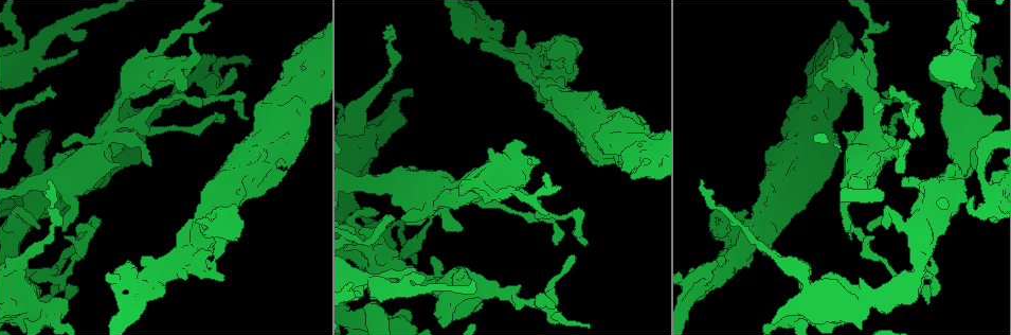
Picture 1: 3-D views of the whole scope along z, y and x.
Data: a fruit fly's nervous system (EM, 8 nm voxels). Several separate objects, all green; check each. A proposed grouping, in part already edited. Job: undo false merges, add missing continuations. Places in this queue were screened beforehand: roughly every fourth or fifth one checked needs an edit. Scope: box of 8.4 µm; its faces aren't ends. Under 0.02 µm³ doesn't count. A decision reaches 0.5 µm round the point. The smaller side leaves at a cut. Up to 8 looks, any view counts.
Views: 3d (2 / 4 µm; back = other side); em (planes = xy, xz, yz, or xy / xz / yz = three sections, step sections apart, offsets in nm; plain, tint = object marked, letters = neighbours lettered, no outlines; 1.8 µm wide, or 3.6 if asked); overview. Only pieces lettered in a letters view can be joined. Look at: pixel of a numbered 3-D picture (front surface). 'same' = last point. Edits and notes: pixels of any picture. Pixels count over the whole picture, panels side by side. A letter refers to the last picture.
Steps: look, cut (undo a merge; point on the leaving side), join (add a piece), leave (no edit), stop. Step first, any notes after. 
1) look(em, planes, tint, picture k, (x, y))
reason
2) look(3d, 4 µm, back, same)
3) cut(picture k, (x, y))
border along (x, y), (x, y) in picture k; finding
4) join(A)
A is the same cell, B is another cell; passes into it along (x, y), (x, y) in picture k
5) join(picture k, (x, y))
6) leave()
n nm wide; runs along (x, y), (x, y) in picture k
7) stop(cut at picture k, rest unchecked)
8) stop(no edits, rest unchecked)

look(3d, 4 µm, back, picture 1, (994, 190))
sudden change in width

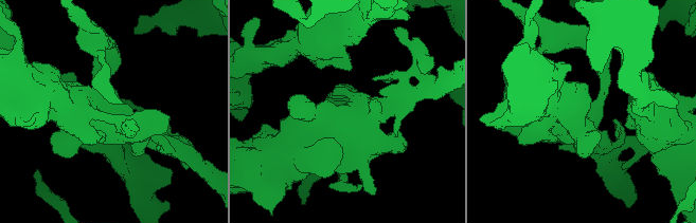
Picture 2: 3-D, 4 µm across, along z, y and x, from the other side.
look(em, 3.6 µm, planes, tint, picture 2, (114, 112))
4 arms

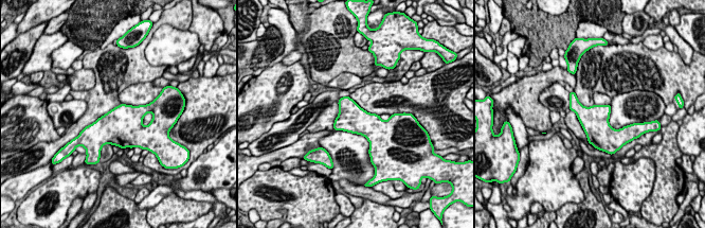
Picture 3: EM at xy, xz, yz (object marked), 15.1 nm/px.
look(em, 3.6 µm, planes, letters, same)

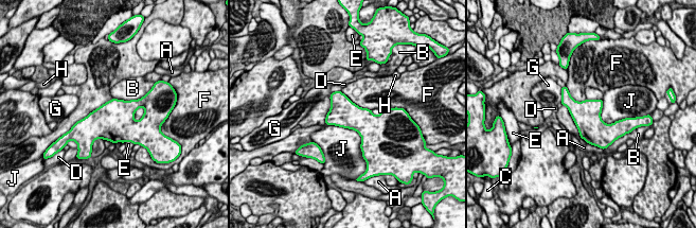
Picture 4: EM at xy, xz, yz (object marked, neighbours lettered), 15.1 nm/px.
leave()
A, B, C, D, E, F, G, H and J are other cells; border along (112, 98), (75, 123) in picture 4; all the same cell

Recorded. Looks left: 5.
look(em, yz, step 16, tint, picture 1, (40, 274))
four arms meet

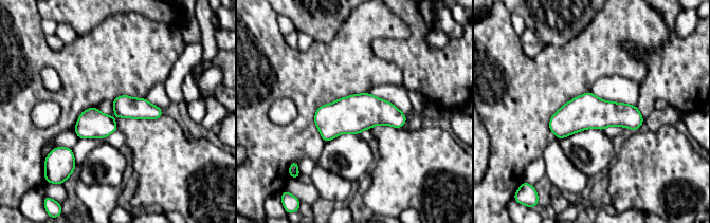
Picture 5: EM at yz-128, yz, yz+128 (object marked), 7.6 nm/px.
look(em, planes, letters, same)

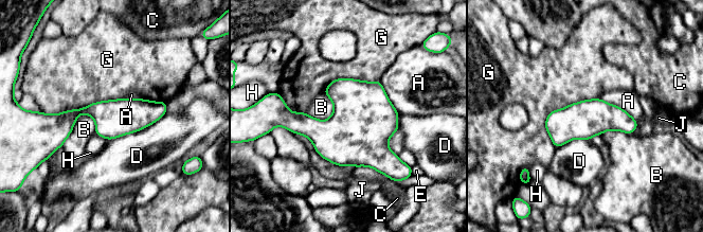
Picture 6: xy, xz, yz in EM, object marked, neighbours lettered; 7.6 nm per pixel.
leave()
G touches over 500 nm; A, B, C, D, E, G, H and J are other cells; border along (94, 120), (82, 113), (61, 146) in picture 6; all the same cell

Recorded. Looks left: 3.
look(3d, 4 µm, picture 1, (22, 60))
narrows sharply

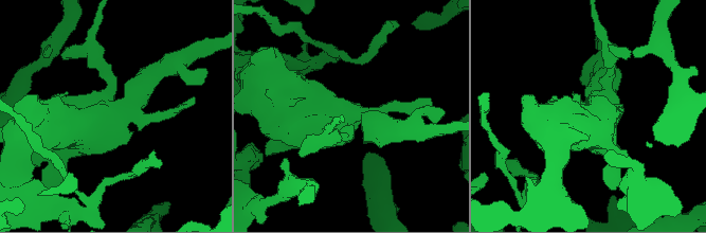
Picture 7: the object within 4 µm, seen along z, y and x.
look(em, 3.6 µm, planes, letters, picture 7, (351, 114))
now the EM

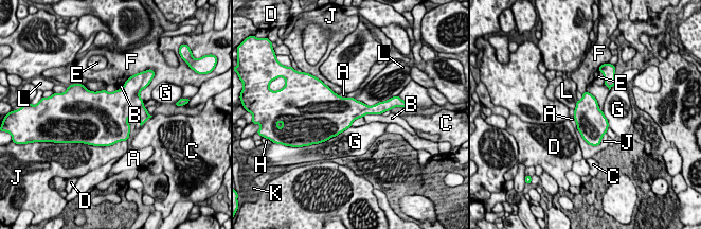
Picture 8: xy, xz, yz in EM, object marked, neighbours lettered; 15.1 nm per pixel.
leave()
L touches over 500 nm; A, B, C, D, E, F, G, H, J, K and L are other cells; border along (577, 128), (593, 145), (606, 134) in picture 8; all the same cell

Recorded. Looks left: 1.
stop(no edits, rest unchecked)

